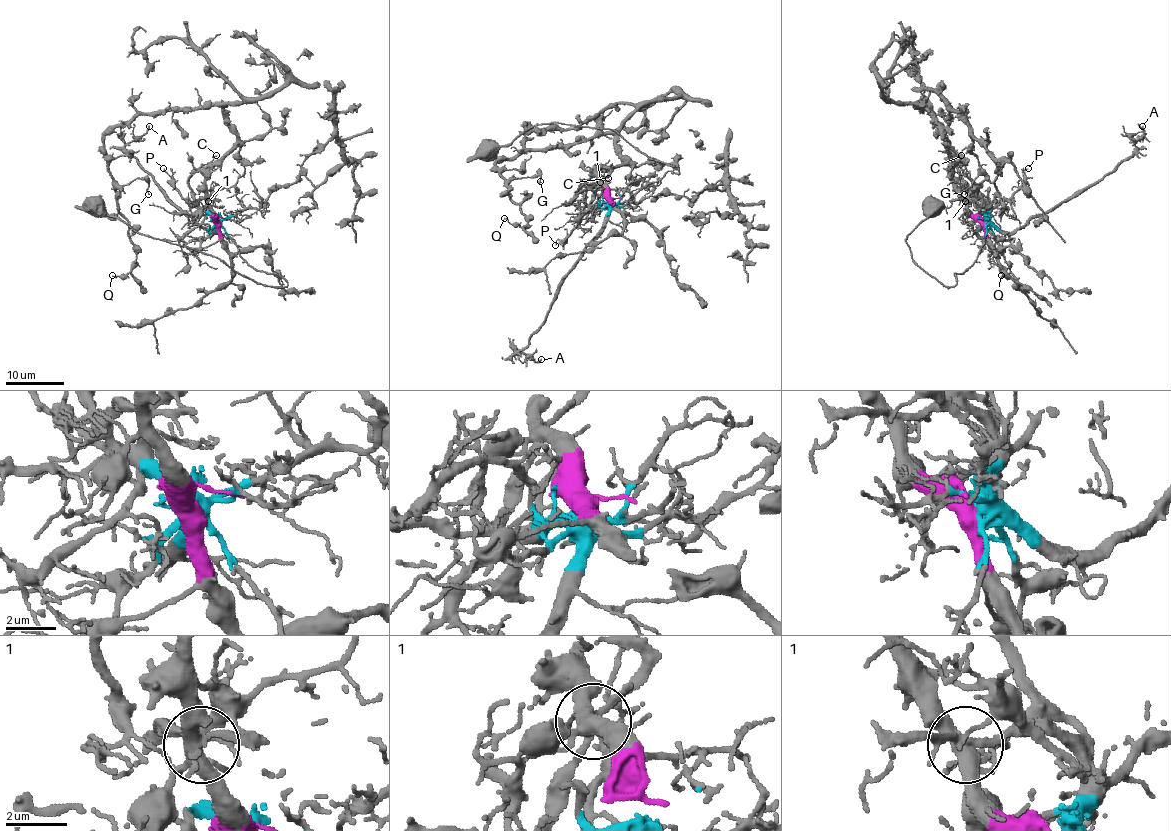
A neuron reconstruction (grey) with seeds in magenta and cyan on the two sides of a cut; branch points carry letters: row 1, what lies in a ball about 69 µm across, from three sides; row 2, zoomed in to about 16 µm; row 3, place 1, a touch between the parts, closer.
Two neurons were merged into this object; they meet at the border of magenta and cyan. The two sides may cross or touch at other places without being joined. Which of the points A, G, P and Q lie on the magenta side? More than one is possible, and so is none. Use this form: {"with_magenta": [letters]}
{"with_magenta": ["G", "Q"]}

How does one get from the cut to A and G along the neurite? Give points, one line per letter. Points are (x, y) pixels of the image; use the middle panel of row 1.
A: (610, 201), (601, 233), (565, 278), (541, 326), (517, 352), (541, 360)
G: (610, 201), (598, 169), (628, 161), (614, 136), (527, 149), (496, 162), (506, 179), (540, 177), (540, 181)

